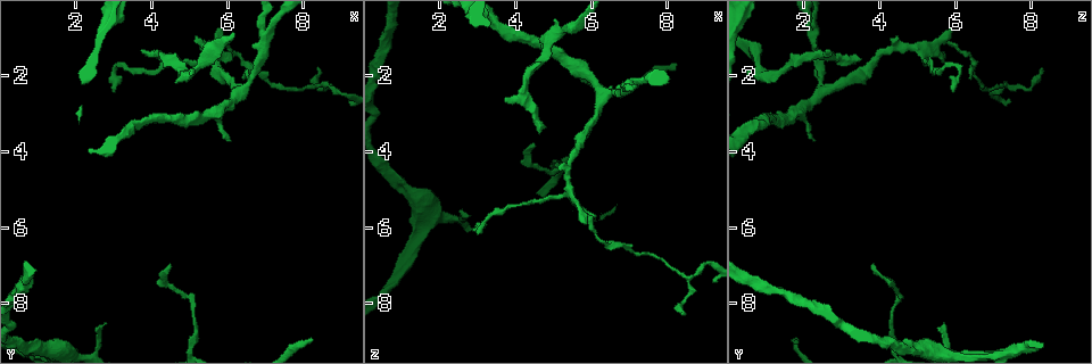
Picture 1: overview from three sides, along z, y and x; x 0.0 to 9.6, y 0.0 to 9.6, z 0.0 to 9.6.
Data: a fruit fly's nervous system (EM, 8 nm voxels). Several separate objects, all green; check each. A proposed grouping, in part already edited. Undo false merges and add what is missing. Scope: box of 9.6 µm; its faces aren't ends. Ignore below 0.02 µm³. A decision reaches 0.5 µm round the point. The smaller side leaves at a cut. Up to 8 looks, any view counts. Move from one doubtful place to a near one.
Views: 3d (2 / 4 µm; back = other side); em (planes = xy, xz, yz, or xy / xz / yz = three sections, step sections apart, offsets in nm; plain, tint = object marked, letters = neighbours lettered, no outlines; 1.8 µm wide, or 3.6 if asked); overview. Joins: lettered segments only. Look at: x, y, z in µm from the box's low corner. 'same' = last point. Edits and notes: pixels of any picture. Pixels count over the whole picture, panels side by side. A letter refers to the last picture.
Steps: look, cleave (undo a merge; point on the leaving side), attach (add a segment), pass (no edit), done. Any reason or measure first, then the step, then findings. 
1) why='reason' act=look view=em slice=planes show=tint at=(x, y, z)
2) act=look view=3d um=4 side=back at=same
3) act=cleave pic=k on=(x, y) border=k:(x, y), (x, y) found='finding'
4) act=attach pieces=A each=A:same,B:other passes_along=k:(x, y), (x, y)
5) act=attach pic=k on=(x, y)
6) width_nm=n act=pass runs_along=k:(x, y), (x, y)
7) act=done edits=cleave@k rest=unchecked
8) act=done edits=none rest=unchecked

why='free end' act=look view=3d um=4 at=(4.70, 1.55, 3.45)

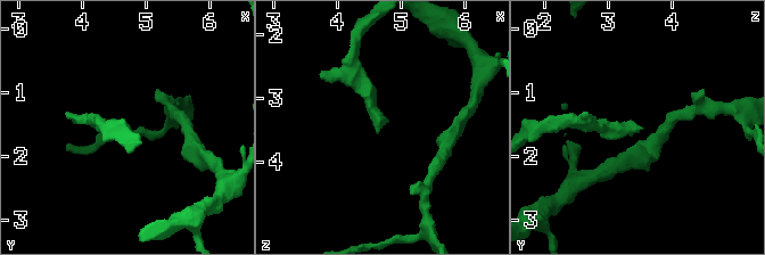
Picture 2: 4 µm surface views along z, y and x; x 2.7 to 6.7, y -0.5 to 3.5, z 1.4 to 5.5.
why='now the EM' act=look view=em slice=xy step=16 show=plain at=(4.65, 1.60, 3.55)

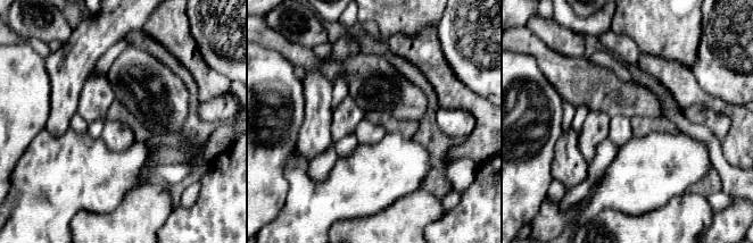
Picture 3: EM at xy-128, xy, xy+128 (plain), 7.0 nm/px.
act=look view=em slice=xy step=16 show=letters at=same

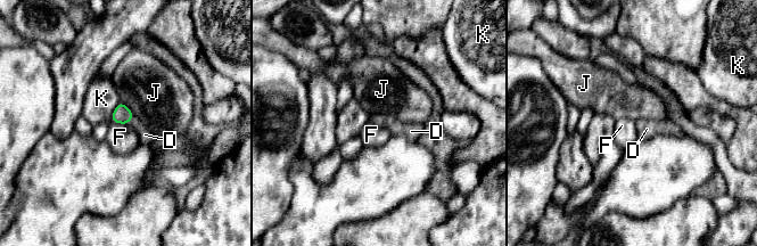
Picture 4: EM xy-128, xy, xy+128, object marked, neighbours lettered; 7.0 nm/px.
act=attach pieces=D each=D:same,F:other,J:other,K:other found='it goes on there'

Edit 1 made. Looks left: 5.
why='tapers out' act=look view=3d um=2 side=back at=(3.05, 2.50, 5.95)

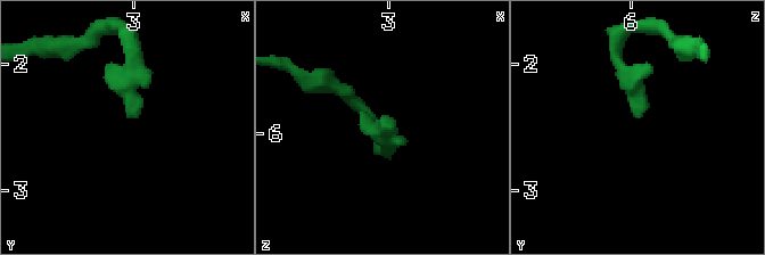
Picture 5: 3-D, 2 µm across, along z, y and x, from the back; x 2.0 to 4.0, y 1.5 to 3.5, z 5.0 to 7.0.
why='now the EM' act=look view=em slice=xy step=8 show=letters at=(3.06, 2.42, 5.94)

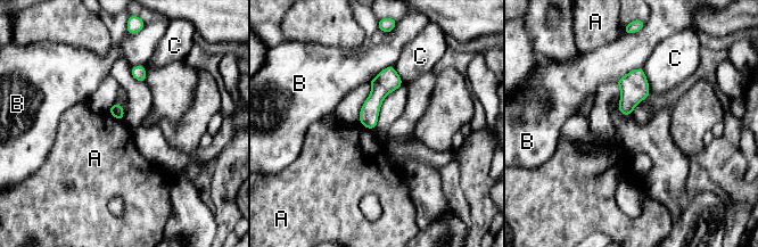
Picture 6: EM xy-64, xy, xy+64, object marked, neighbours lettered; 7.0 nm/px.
act=pass each=A:other,B:other,C:other runs_along=6:(390, 70), (370, 108), (369, 125) found='none of them fits'

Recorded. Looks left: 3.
why='free end' act=look view=em slice=yz step=16 show=letters at=(8.45, 1.90, 8.25)

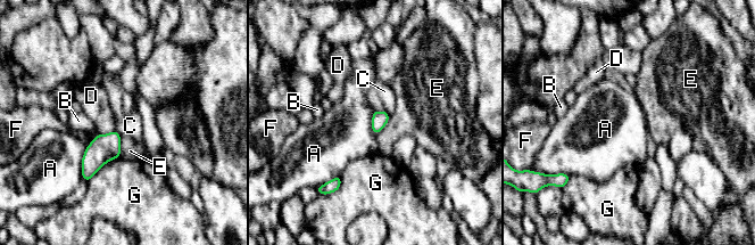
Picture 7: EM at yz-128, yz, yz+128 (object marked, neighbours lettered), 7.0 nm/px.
act=pass each=A:other,B:other,C:other,D:other,E:other,F:other,G:other border=7:(89, 145), (82, 158), (81, 176) found='none of them fits'

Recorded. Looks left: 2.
act=done edits=attach@4 rest=unchecked

